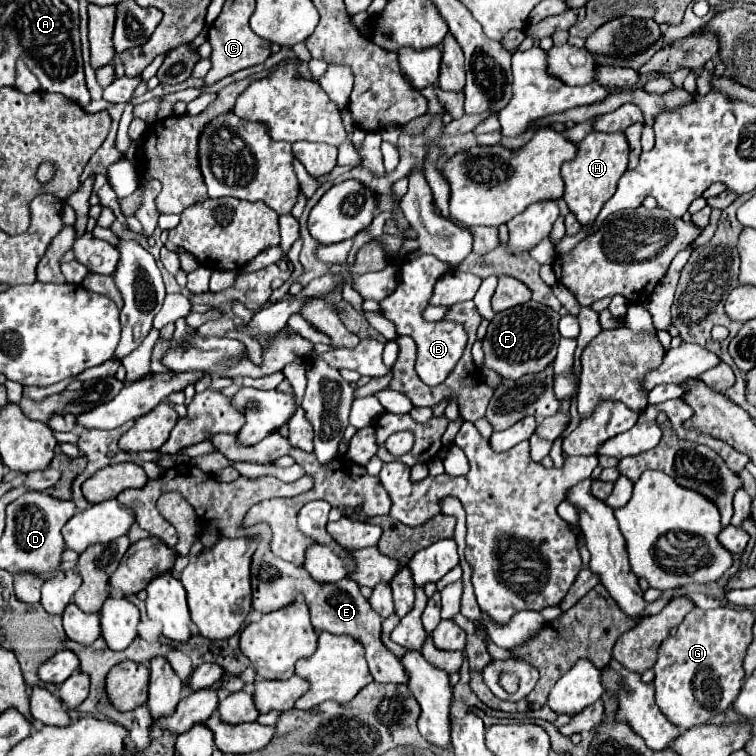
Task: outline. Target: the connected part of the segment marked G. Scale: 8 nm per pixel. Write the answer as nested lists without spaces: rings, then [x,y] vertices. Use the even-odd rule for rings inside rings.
[[[731,607],[691,611],[675,635],[669,635],[657,649],[655,701],[671,723],[683,729],[707,723],[713,715],[725,711],[741,693],[745,679],[743,659],[753,643],[755,615]]]

